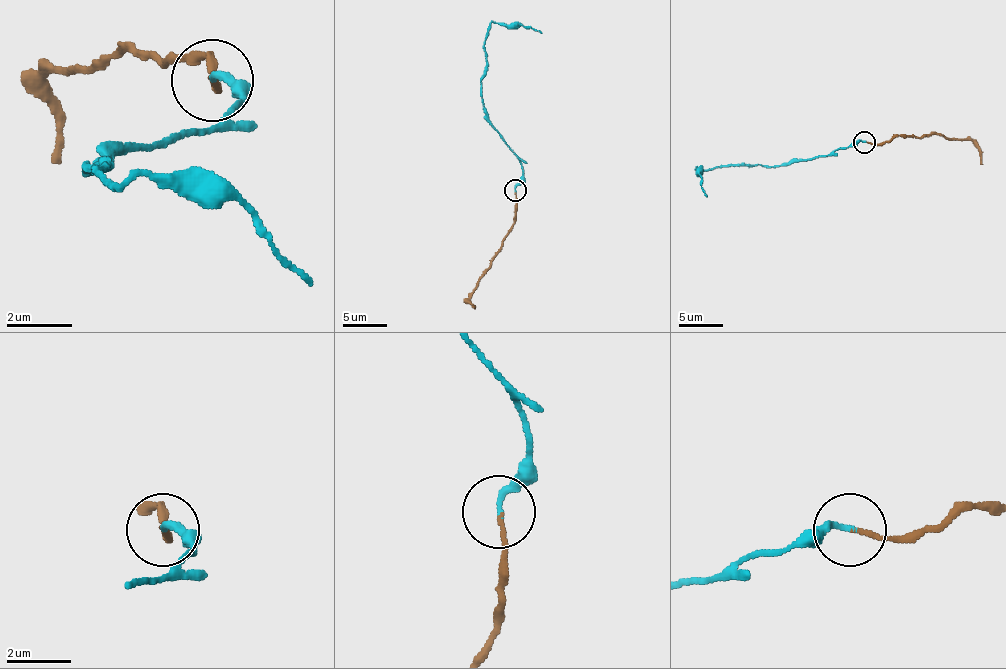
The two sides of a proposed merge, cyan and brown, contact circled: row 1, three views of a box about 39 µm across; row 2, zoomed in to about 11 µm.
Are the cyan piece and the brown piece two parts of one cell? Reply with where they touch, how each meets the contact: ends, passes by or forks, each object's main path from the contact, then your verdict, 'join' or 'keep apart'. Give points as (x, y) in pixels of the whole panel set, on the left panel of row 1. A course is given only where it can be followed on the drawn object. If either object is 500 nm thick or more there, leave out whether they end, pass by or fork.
(212, 80) | cyan ends | brown ends | cyan via (214, 82), (239, 99), (206, 132), (123, 148), (90, 173), (230, 197), (313, 288) | brown via (214, 82), (214, 90), (206, 58), (164, 66), (123, 49), (82, 66), (57, 66), (57, 107), (49, 165) | keep apart

